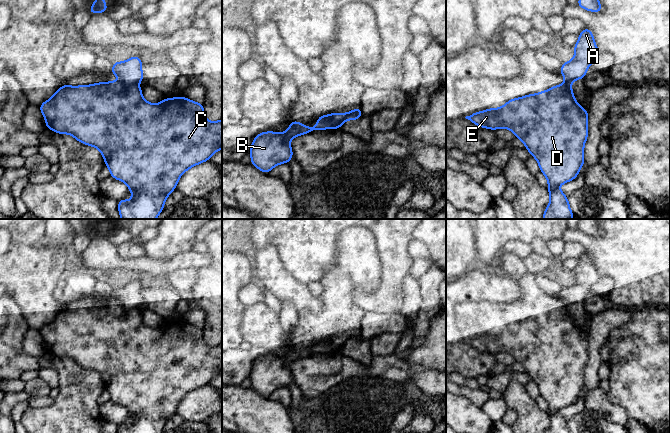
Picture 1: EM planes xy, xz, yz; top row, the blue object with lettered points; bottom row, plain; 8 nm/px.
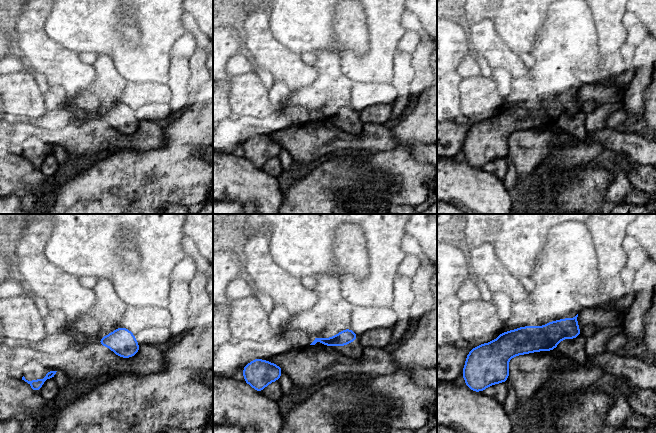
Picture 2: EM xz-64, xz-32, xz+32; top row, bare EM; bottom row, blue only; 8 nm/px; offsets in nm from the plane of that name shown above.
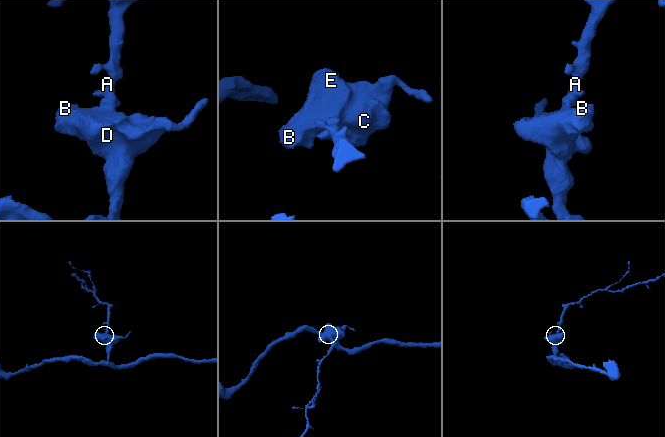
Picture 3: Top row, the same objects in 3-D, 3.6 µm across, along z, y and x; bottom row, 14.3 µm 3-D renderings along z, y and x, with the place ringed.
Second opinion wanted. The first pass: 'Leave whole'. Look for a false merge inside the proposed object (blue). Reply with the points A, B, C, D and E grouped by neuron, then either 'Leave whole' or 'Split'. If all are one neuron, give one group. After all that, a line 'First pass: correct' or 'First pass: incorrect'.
Groups: A / B C D E. Split
First pass: incorrect

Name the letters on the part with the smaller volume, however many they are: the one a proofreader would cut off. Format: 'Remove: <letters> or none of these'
Remove: A

